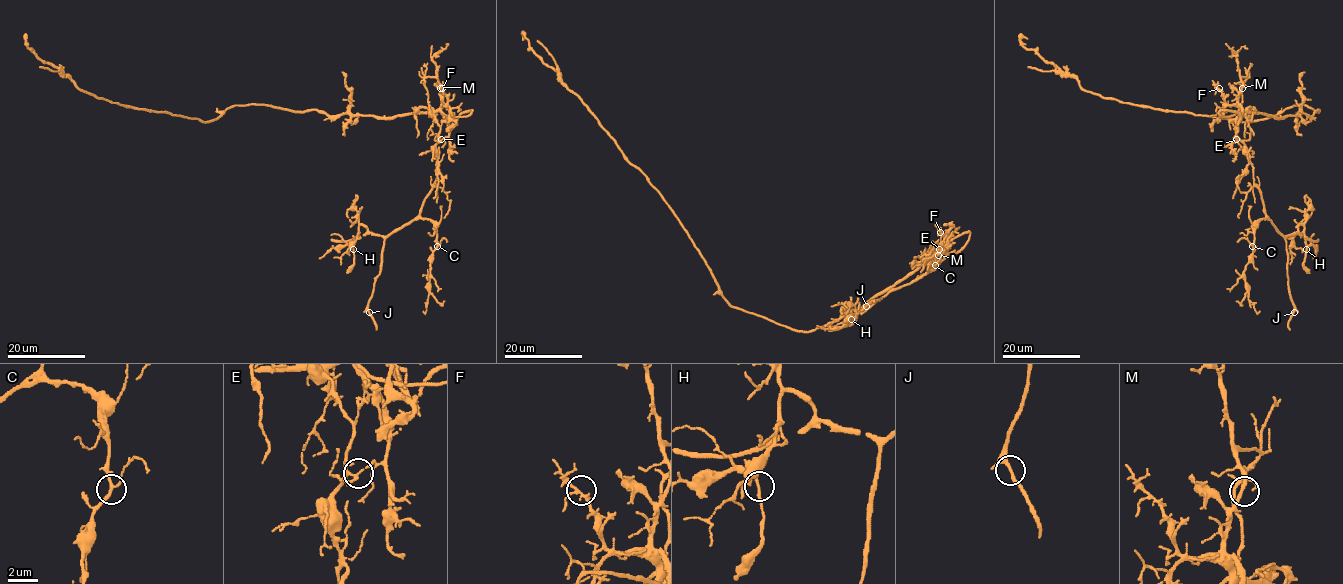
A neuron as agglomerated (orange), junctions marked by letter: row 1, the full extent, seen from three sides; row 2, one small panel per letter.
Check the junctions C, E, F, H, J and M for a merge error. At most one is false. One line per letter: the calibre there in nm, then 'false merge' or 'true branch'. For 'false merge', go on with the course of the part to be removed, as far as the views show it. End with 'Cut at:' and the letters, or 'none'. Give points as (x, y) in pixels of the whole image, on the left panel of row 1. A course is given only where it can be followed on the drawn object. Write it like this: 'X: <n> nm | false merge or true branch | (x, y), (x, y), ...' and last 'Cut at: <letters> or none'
C: 170 nm | true branch
E: 140 nm | false merge | (441, 140), (435, 145), (436, 180), (421, 212), (393, 231), (384, 241), (380, 273), (368, 305), (376, 329)
F: 180 nm | true branch
H: 150 nm | true branch
J: 200 nm | true branch
M: 180 nm | true branch
Cut at: E

